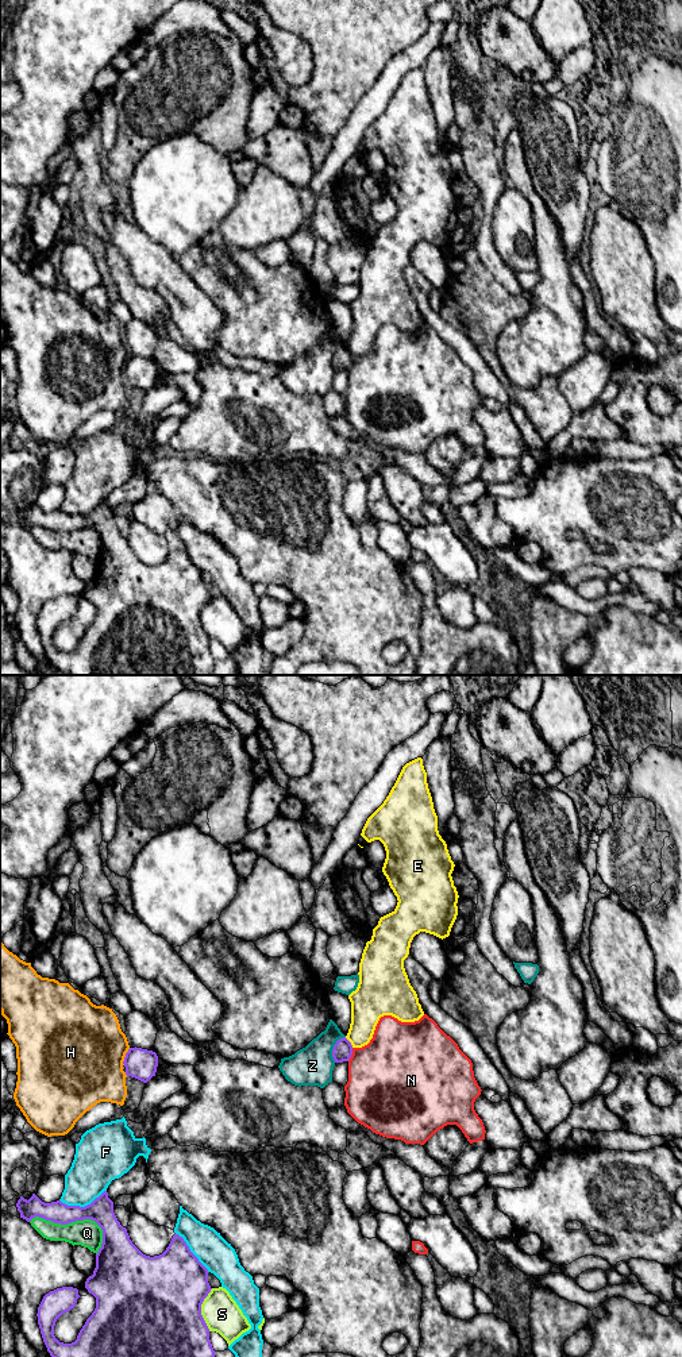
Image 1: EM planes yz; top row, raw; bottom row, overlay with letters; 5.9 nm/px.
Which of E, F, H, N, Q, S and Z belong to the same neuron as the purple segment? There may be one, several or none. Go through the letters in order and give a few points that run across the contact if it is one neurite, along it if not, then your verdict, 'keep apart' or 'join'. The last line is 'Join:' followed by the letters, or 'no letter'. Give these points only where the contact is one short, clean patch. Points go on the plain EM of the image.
E: yz (345, 346), (353, 355) | keep apart
F: keep apart
H: keep apart
N: keep apart
Q: keep apart
S: keep apart
Z: yz (345, 344), (334, 354), (334, 370) | keep apart
Join: no letter

